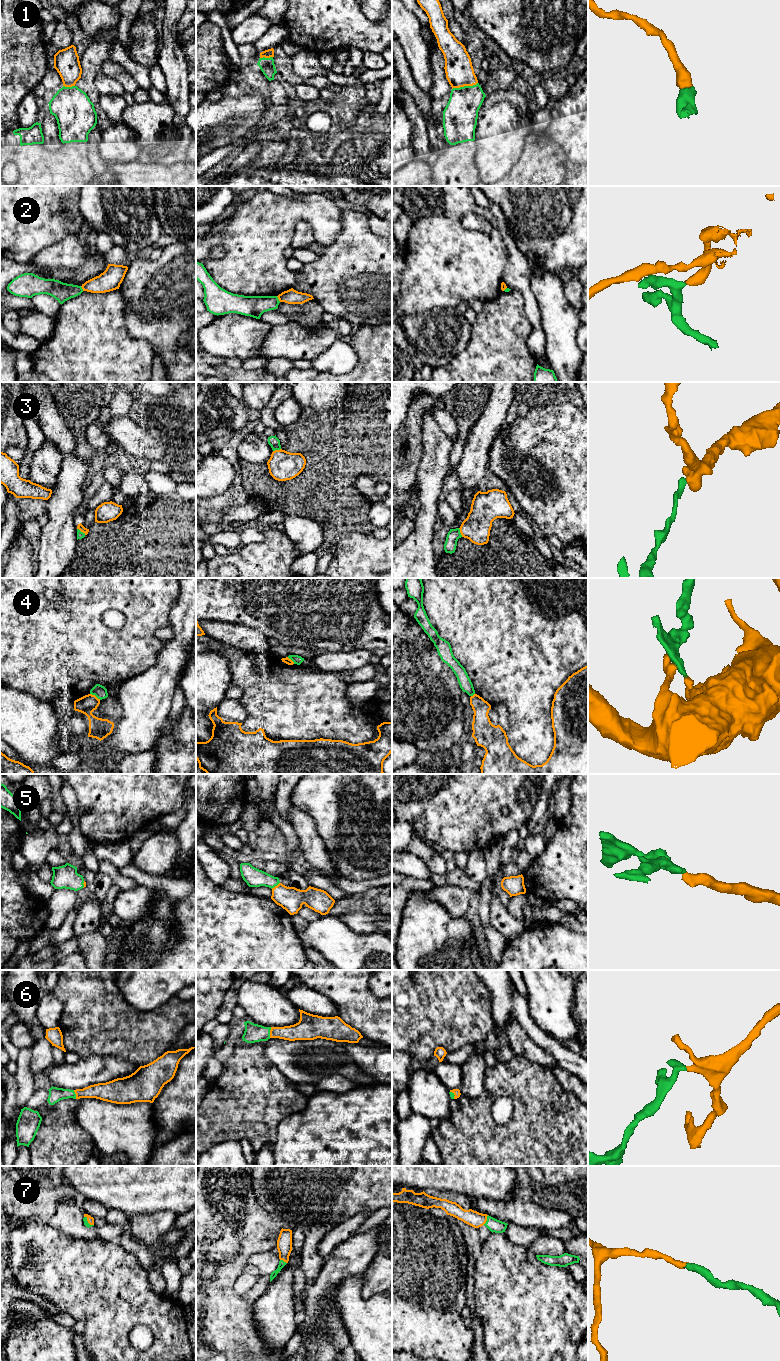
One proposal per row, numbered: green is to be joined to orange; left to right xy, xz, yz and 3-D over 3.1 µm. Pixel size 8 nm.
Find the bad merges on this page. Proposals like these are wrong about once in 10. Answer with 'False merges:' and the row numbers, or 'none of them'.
False merges: 2, 4

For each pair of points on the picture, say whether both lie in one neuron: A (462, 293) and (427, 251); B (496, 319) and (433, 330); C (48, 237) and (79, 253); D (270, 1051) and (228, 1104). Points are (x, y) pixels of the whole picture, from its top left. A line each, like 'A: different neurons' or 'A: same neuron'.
A: same neuron
B: different neurons
C: different neurons
D: different neurons

